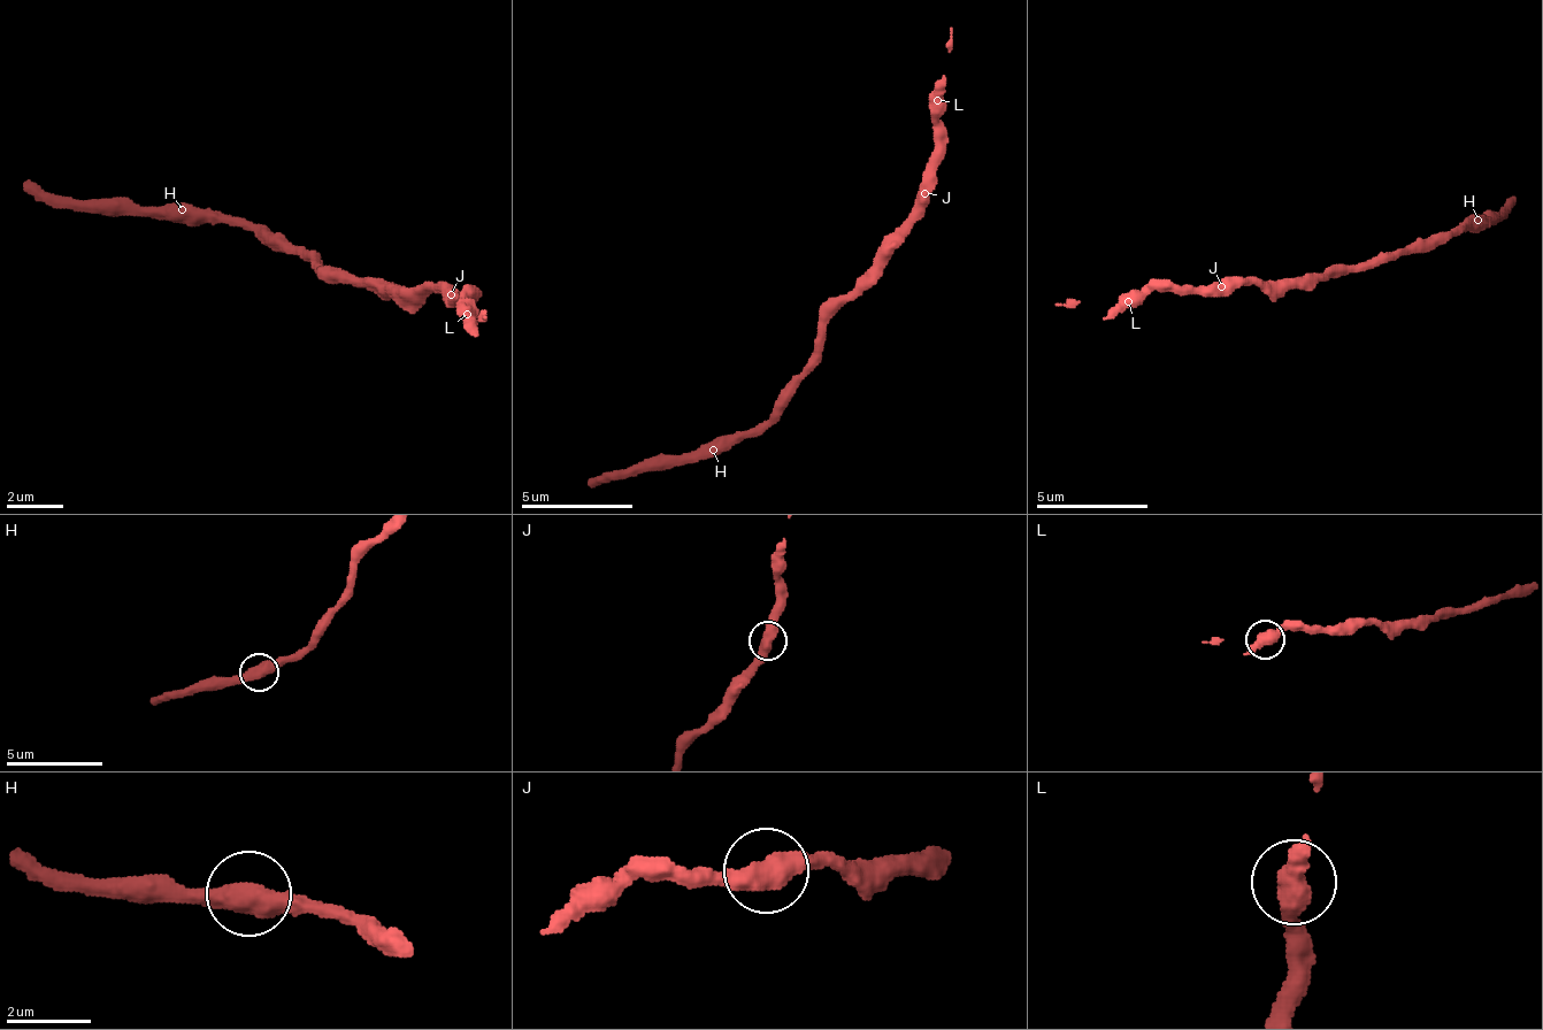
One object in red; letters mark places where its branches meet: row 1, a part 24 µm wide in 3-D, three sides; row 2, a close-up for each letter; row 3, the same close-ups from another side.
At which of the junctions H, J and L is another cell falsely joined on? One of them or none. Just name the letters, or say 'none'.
none

